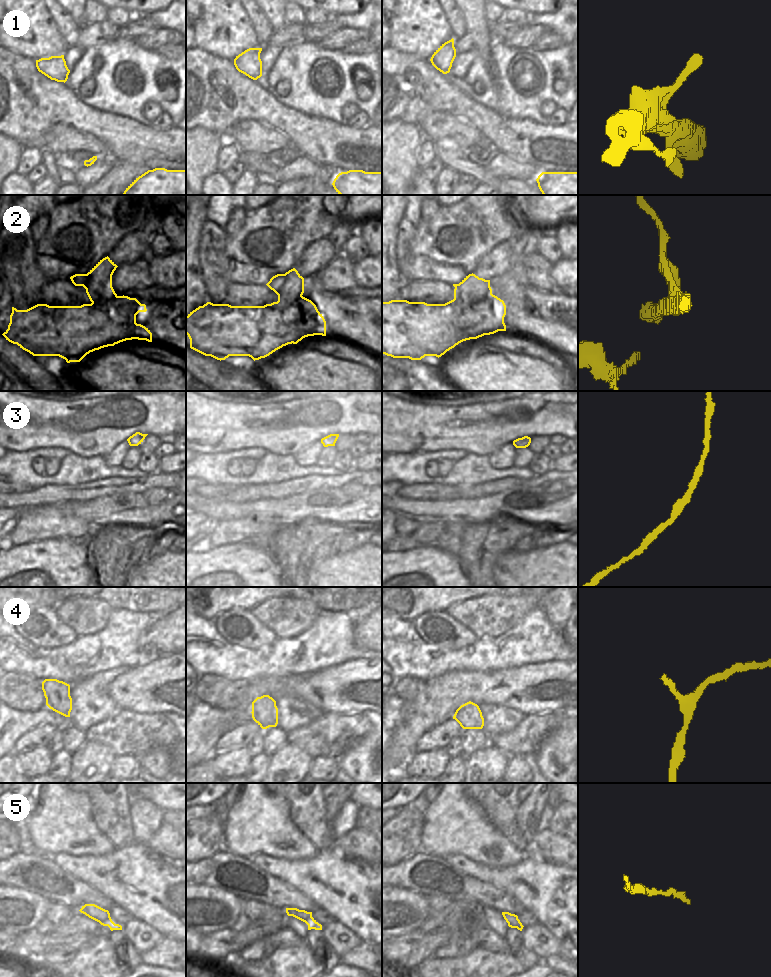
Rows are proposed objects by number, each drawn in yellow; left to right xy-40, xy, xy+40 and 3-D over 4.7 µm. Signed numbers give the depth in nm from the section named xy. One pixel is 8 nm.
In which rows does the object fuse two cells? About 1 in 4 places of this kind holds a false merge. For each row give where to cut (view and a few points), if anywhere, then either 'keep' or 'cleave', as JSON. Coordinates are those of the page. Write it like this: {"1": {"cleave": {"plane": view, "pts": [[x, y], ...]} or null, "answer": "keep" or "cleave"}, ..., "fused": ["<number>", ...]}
{"1": {"cleave": null, "answer": "keep"}, "2": {"cleave": {"plane": "xy", "pts": [[301, 295], [284, 307], [264, 305]]}, "answer": "cleave"}, "3": {"cleave": null, "answer": "keep"}, "4": {"cleave": null, "answer": "keep"}, "5": {"cleave": null, "answer": "keep"}, "fused": ["2"]}

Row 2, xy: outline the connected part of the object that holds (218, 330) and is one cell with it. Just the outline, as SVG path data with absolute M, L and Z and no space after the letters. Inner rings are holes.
M303 296L285 308L207 302L186 316L186 334L190 339L190 348L205 356L220 361L229 356L249 356L255 361L283 346L297 344L305 337L326 336L326 321L316 305Z

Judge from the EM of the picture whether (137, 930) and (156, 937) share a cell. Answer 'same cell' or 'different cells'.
same cell

